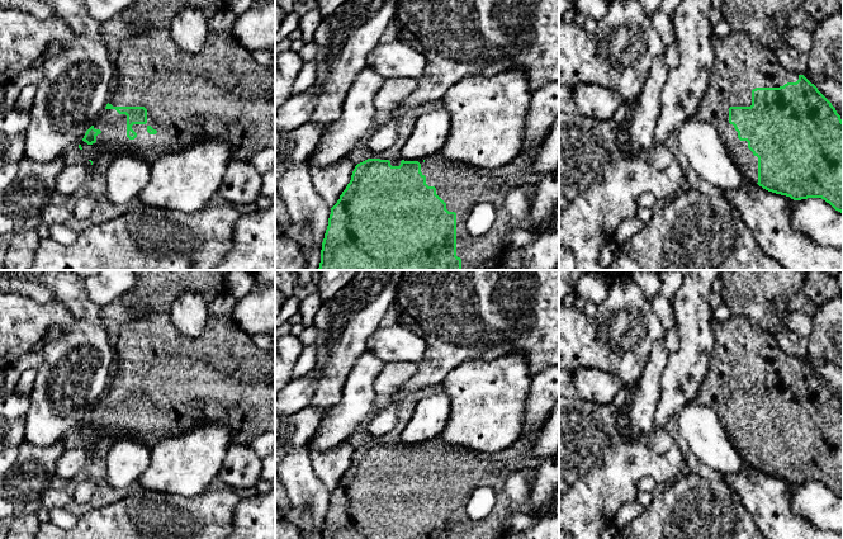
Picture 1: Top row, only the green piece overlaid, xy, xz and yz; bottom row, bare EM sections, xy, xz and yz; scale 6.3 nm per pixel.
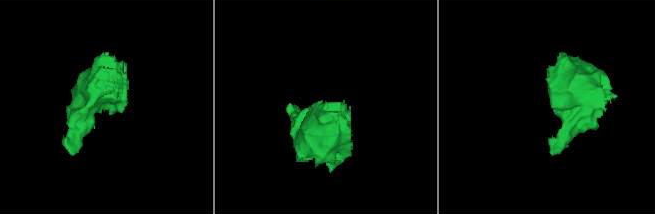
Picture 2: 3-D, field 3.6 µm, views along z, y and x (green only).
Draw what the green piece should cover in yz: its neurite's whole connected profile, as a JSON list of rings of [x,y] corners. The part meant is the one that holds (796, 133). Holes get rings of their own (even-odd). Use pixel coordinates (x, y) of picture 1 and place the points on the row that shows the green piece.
[[[743,32],[712,37],[715,60],[696,118],[712,124],[753,184],[794,200],[821,198],[843,213],[843,120],[804,75],[785,70],[776,49]]]

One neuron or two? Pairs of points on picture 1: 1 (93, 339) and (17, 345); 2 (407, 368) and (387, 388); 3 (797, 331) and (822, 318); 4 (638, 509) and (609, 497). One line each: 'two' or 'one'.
1: two
2: one
3: two
4: two

